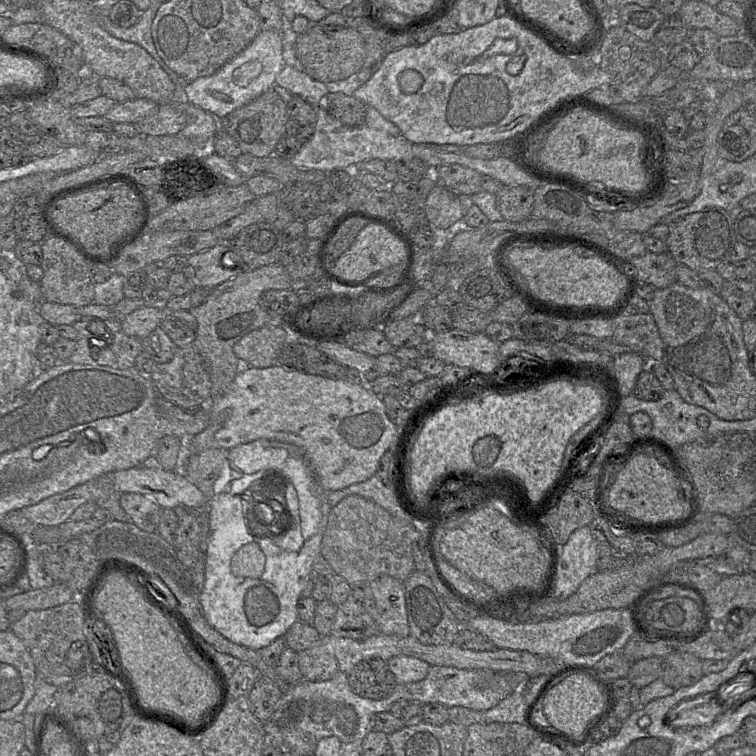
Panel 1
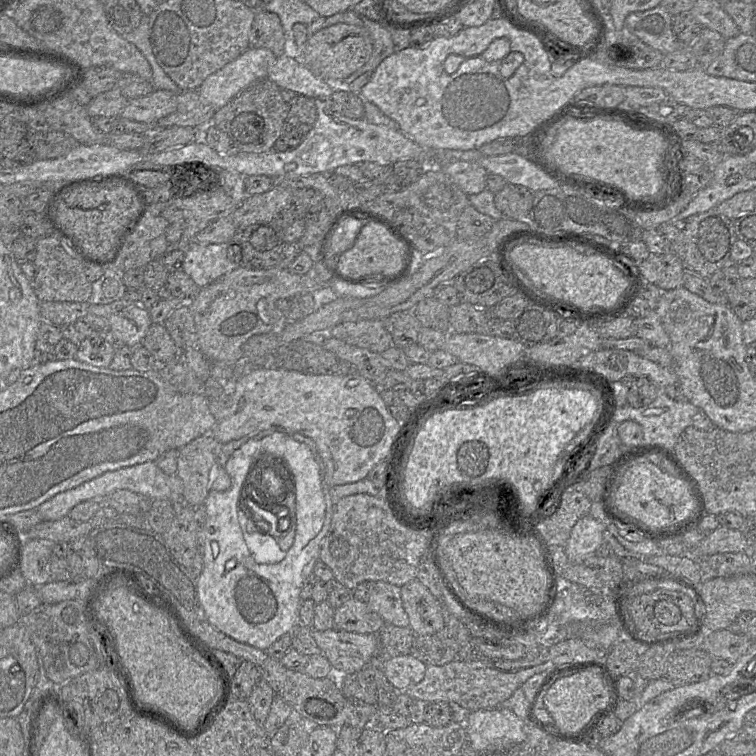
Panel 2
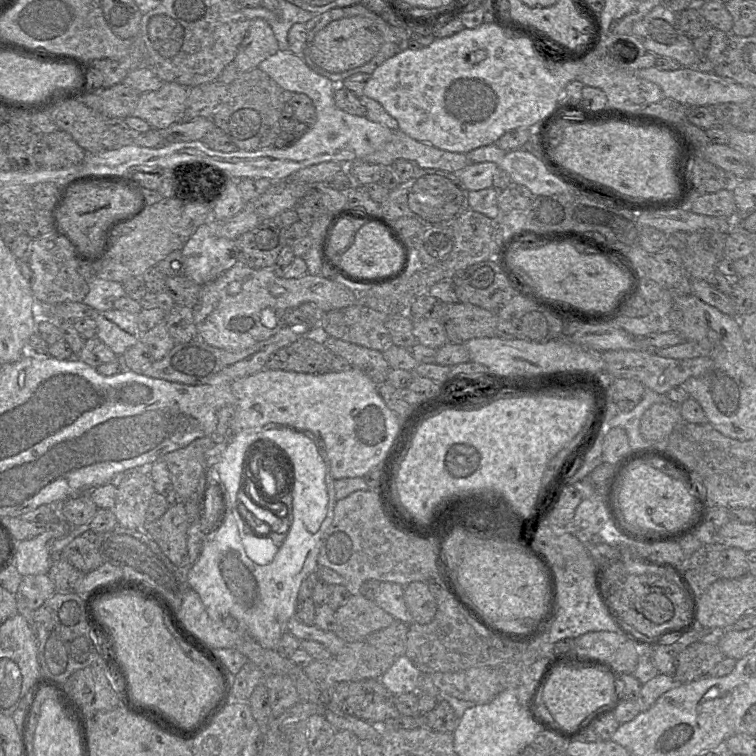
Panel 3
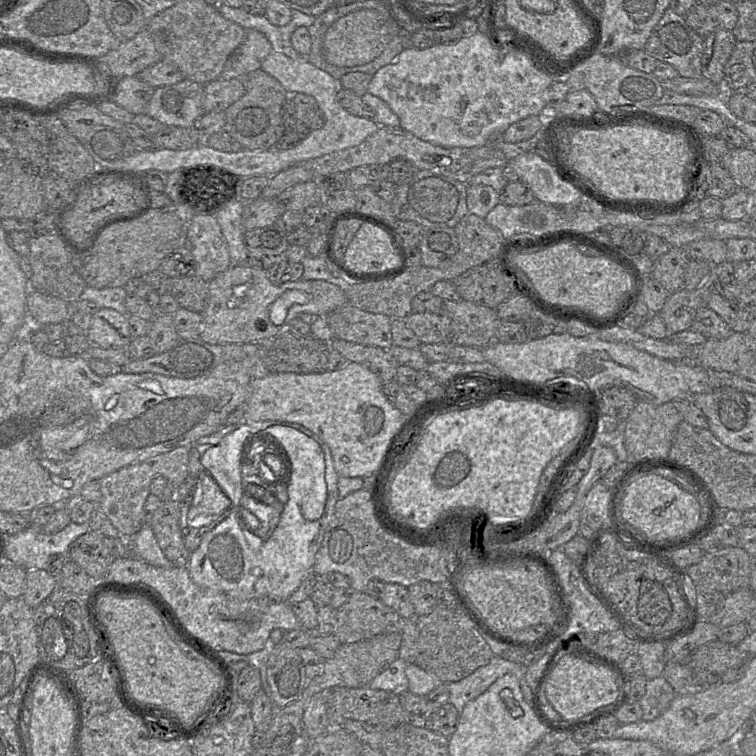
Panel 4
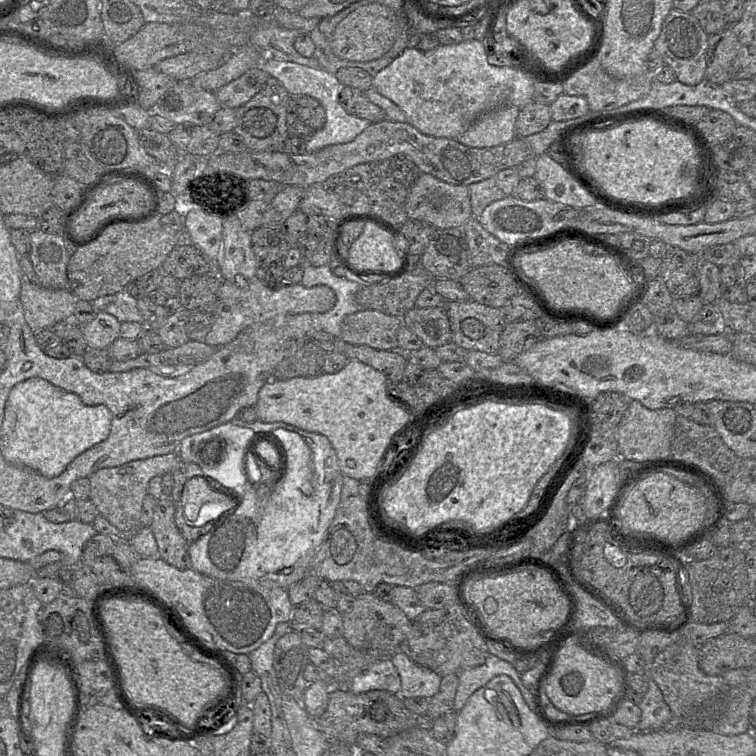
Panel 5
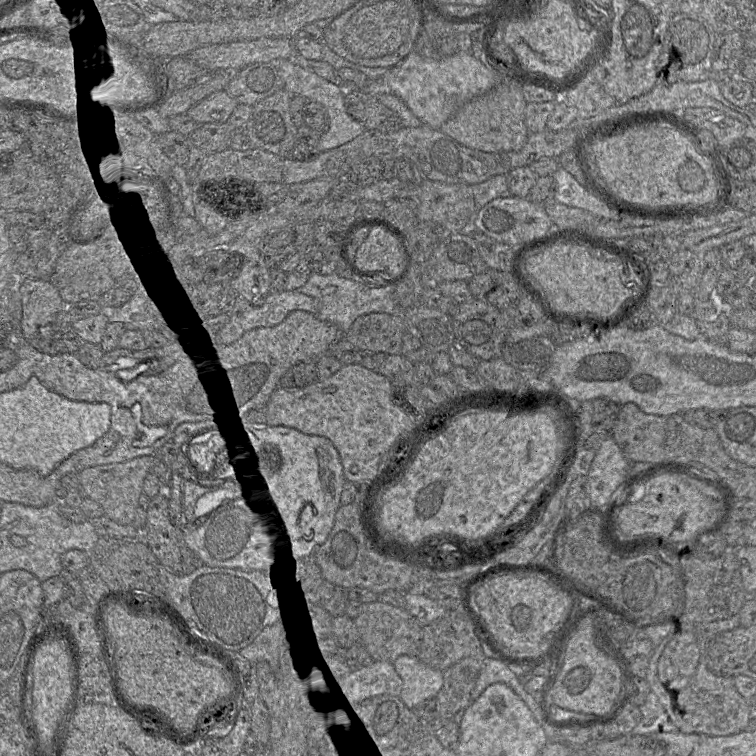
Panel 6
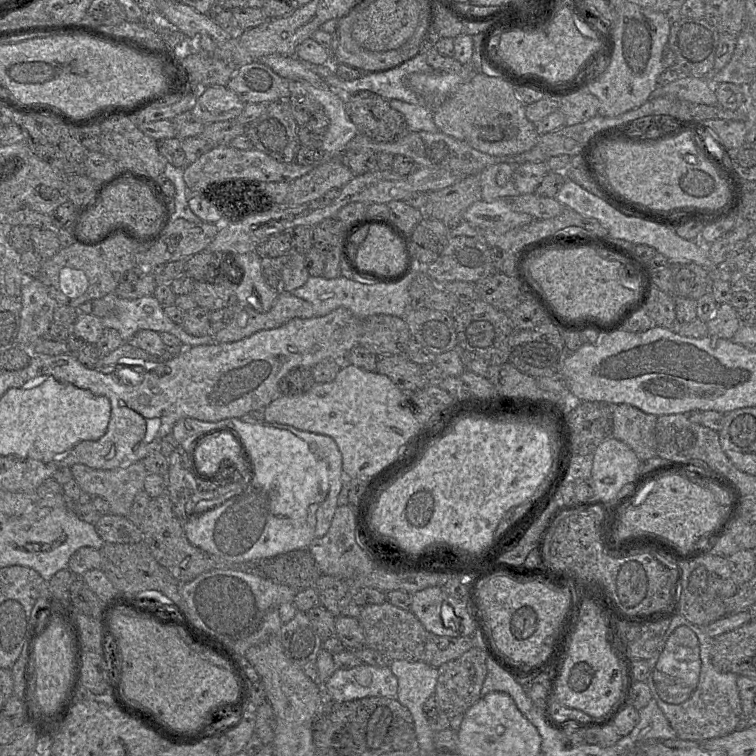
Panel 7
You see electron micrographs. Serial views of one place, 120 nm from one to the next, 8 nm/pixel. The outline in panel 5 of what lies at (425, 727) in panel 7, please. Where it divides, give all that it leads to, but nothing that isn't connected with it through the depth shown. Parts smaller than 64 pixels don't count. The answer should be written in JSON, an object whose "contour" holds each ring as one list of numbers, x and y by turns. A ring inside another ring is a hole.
{"contour":[[402,651,395,652,391,661,401,679,401,688,397,695,402,699,431,698,438,692,442,677,436,672,415,663]]}

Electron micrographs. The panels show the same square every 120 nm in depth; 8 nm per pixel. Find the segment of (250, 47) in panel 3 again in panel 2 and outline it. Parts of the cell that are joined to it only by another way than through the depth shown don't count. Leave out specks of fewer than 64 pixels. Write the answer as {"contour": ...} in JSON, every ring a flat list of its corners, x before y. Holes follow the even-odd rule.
{"contour":[[257,10,249,36,249,47,266,48,276,57,284,54,285,32,280,18,271,12]]}

